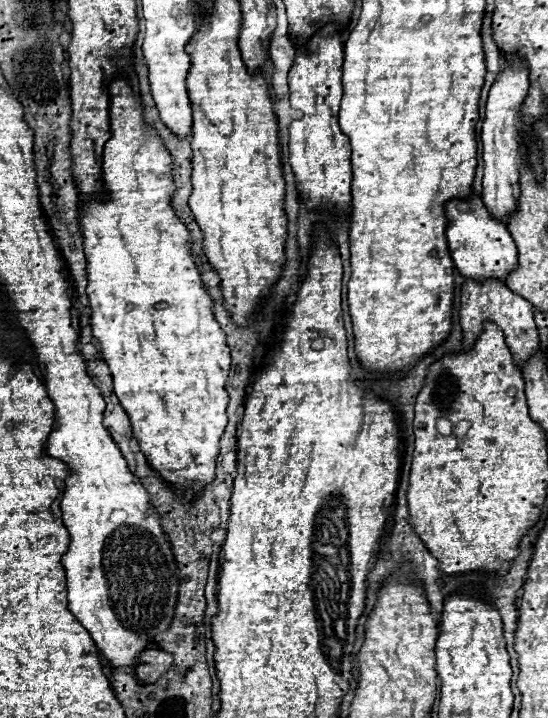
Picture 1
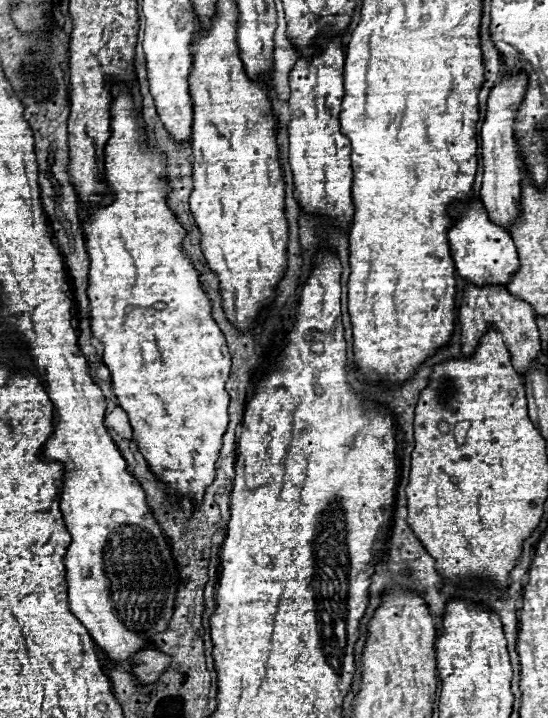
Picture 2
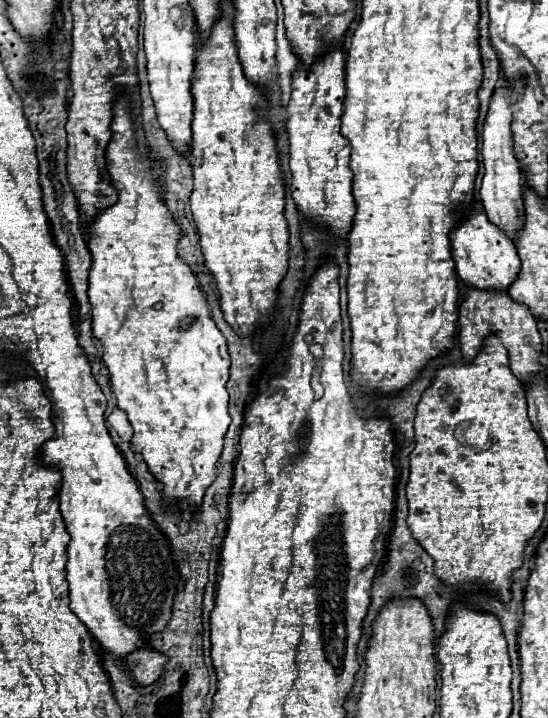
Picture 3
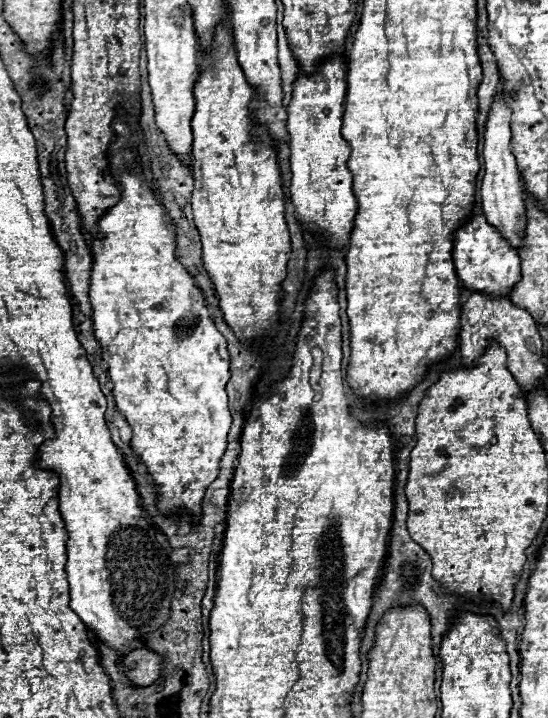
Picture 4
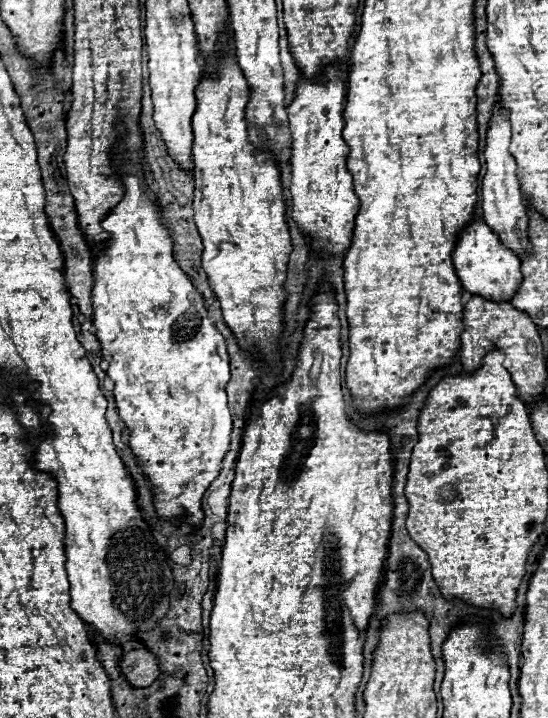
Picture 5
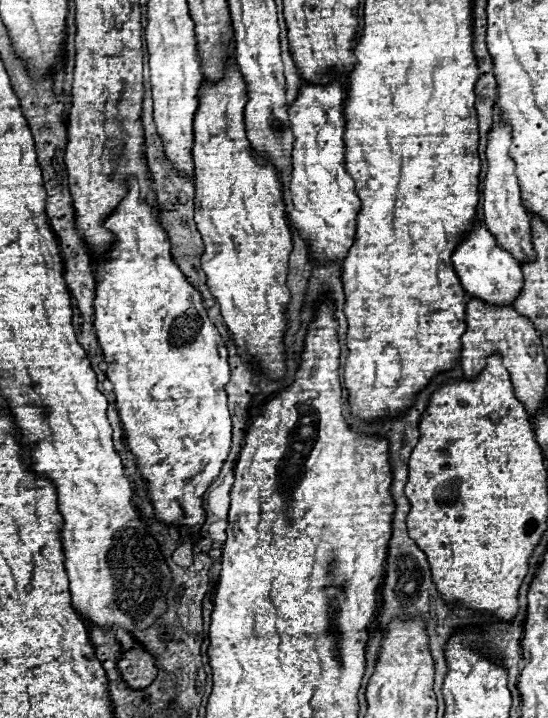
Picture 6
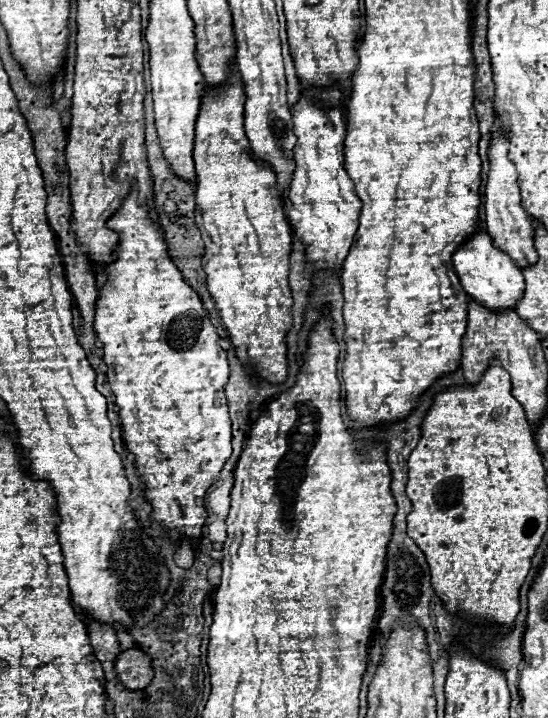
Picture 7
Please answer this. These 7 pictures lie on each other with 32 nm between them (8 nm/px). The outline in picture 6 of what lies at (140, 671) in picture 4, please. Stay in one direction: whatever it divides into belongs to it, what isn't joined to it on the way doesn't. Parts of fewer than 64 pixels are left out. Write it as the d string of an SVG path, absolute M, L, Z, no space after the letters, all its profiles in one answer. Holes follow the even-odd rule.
M132 648L126 650L120 660L118 660L118 670L122 680L132 688L132 690L140 690L152 684L152 680L156 678L156 666L154 666L154 658L140 650L140 648Z

